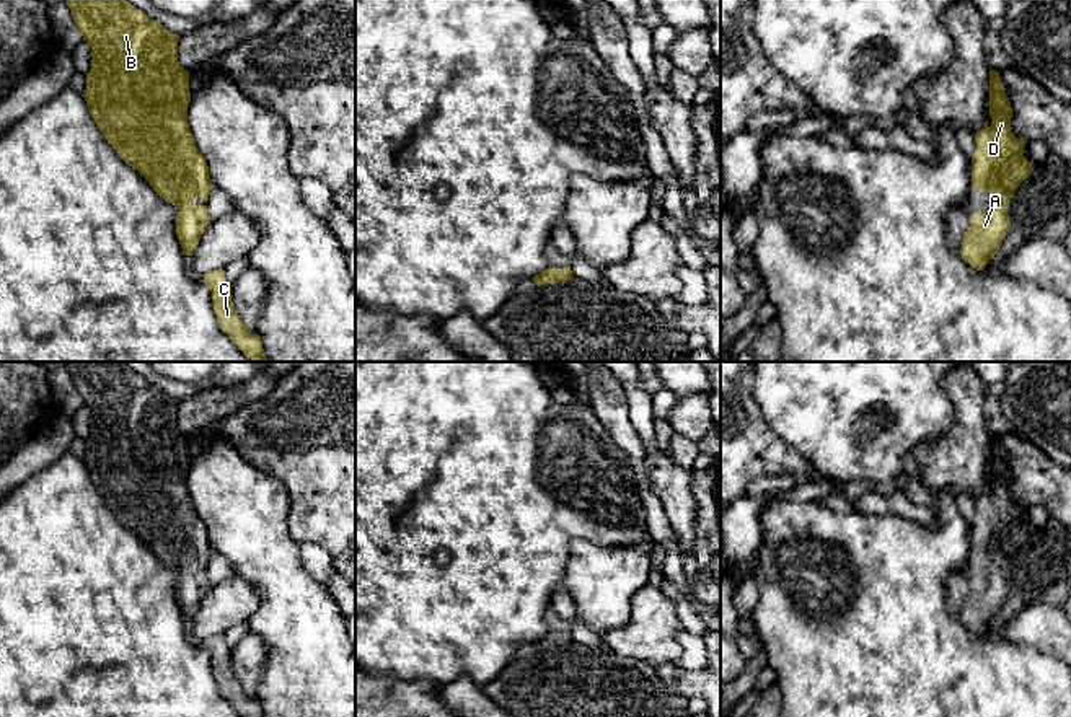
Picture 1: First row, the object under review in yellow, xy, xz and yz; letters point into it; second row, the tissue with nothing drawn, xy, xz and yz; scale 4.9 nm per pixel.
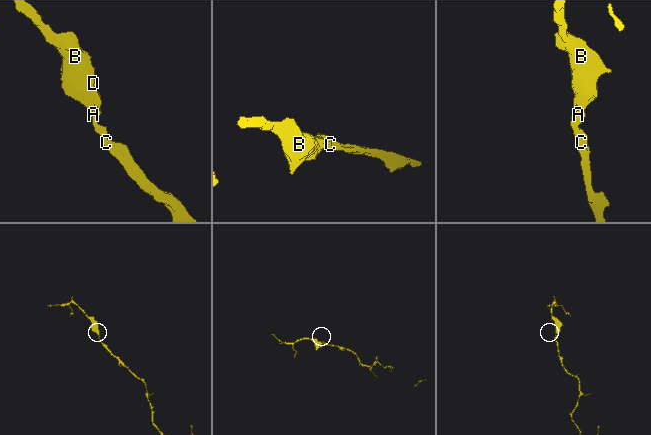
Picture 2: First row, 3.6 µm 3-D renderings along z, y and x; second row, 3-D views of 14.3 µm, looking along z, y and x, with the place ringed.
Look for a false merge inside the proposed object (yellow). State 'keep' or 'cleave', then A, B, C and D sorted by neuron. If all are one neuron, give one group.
keep; groups A B C D

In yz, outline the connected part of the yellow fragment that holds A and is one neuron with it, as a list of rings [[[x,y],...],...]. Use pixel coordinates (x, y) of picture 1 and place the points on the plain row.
[[[989,435],[989,481],[991,490],[975,499],[972,554],[988,557],[993,572],[985,578],[970,578],[960,613],[962,624],[976,636],[983,636],[998,618],[1011,593],[1006,575],[1014,556],[1034,536],[1024,521],[1027,505],[1011,497],[1012,473],[996,435]]]

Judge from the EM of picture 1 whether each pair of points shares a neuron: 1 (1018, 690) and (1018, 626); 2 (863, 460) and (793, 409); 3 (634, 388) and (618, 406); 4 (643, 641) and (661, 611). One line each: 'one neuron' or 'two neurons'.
1: two neurons
2: one neuron
3: two neurons
4: one neuron

